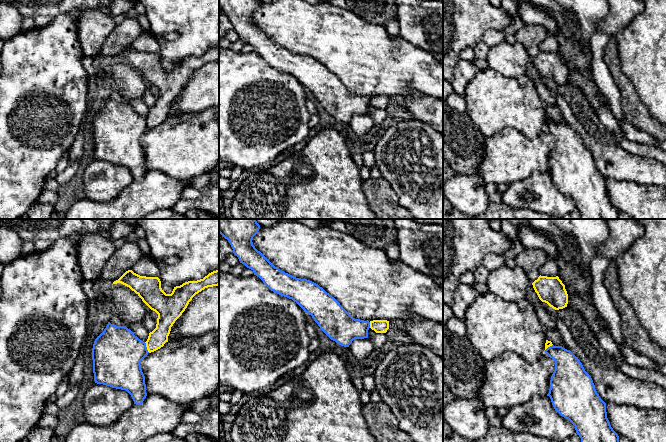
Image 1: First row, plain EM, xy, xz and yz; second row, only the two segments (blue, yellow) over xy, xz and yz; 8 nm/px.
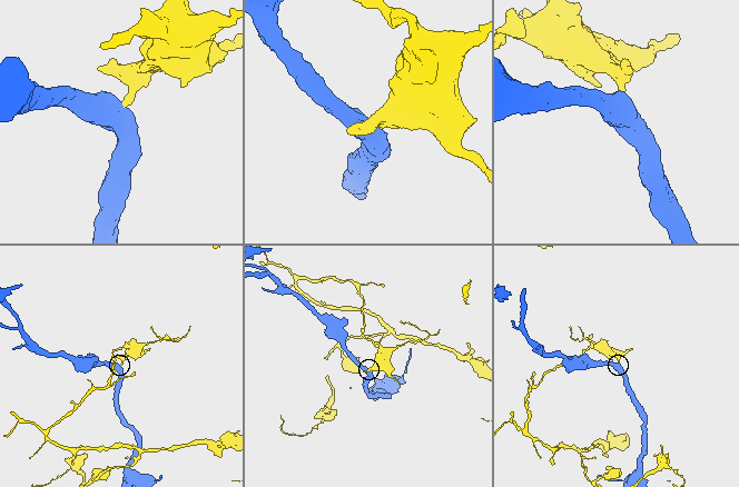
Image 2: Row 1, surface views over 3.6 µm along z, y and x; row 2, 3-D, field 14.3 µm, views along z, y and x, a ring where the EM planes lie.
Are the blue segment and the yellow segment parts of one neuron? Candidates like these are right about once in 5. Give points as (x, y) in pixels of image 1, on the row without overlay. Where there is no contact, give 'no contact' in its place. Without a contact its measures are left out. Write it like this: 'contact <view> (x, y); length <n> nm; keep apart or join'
contact xy (146, 123); length 100 nm; keep apart

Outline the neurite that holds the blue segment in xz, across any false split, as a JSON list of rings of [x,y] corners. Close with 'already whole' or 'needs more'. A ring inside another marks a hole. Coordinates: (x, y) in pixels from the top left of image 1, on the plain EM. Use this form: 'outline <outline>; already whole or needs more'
outline [[[219,0],[219,9],[228,16],[233,29],[238,33],[240,39],[254,48],[263,59],[273,68],[292,75],[305,89],[312,92],[320,105],[333,117],[341,122],[349,123],[355,115],[368,114],[370,98],[353,94],[340,79],[327,69],[318,60],[307,56],[296,54],[279,44],[275,43],[260,27],[253,21],[253,13],[260,5],[259,0]]]; already whole

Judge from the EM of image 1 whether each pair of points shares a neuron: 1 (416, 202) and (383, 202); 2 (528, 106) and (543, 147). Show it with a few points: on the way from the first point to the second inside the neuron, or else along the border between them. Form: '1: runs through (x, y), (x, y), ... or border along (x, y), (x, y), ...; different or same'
1: border along (387, 181), (397, 196), (398, 203), (406, 208); different
2: border along (515, 128), (529, 138), (534, 138), (544, 129); different

